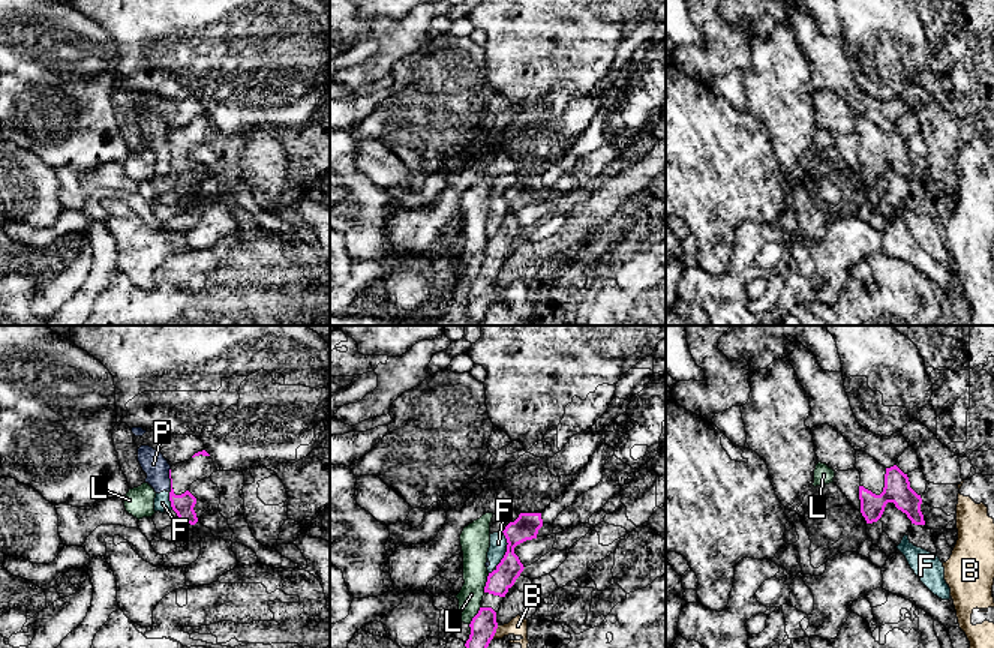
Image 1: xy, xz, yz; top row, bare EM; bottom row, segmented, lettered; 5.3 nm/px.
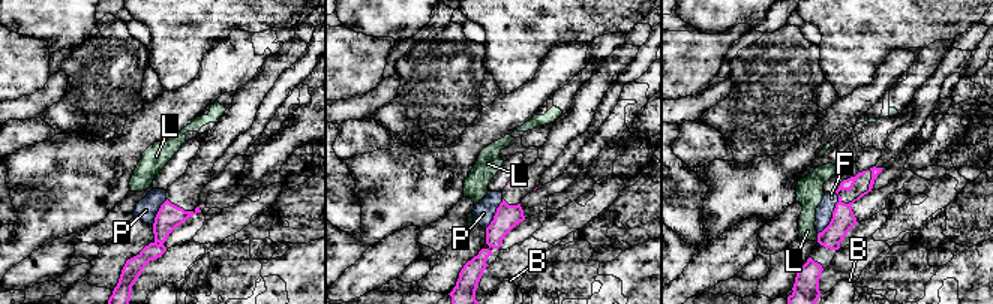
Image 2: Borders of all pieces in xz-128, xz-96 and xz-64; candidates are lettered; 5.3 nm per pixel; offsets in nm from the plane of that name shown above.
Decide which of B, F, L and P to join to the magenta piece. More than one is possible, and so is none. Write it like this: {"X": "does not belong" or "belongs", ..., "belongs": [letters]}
{"B": "does not belong", "F": "does not belong", "L": "does not belong", "P": "does not belong", "belongs": []}

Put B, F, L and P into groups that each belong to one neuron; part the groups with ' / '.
B / F P / L

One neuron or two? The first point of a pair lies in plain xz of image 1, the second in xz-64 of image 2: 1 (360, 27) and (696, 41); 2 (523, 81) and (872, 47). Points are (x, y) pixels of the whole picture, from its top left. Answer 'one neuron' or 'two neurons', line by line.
1: one neuron
2: one neuron

